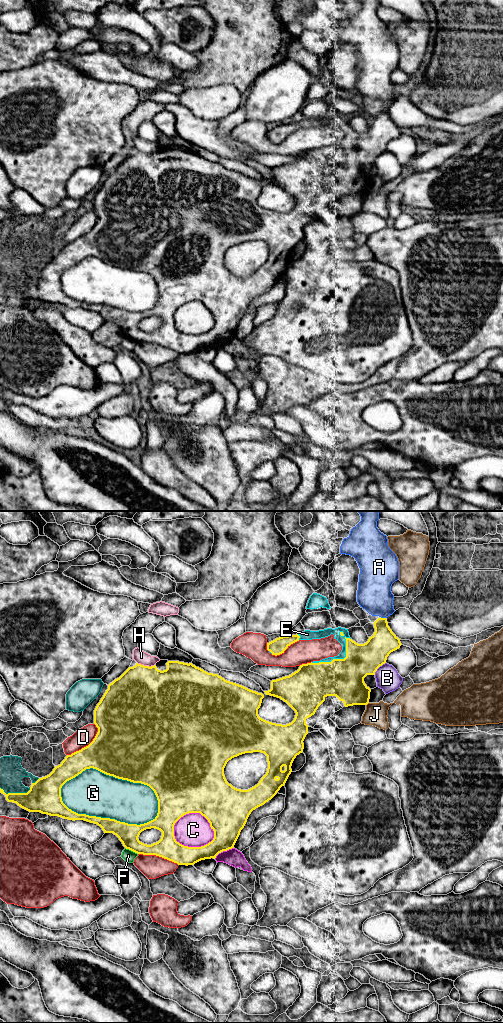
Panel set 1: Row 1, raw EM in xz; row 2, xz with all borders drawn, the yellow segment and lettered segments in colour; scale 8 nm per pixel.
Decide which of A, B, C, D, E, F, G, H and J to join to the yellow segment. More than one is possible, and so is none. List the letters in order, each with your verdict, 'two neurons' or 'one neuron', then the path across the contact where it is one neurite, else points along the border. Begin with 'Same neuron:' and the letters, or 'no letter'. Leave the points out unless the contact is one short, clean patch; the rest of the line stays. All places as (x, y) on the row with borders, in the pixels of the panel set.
Same neuron: E
A: two neurons
B: two neurons
C: two neurons
D: two neurons
E: one neuron
F: two neurons
G: two neurons
H: two neurons
J: two neurons

